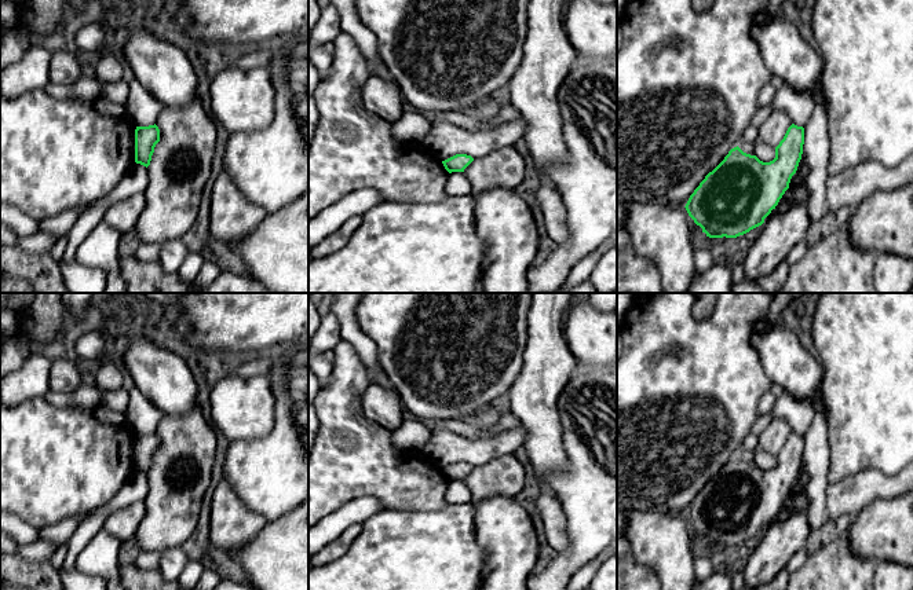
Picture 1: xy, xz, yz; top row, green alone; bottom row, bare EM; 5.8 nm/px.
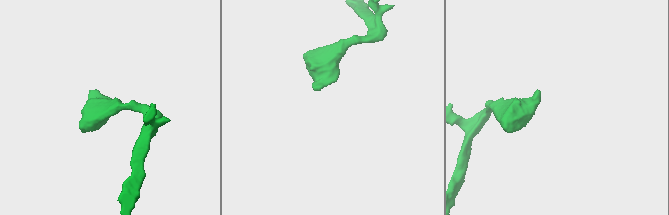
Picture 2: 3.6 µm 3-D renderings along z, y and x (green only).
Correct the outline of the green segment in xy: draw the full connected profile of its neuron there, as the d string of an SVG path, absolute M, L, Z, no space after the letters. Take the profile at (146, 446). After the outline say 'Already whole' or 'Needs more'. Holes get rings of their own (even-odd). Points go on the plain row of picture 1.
M136 435L135 437L135 470L149 474L156 452L160 450L158 435Z. Already whole

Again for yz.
M792 432L770 470L731 457L690 503L689 524L709 546L737 546L762 534L789 496L803 452L804 436Z. Already whole

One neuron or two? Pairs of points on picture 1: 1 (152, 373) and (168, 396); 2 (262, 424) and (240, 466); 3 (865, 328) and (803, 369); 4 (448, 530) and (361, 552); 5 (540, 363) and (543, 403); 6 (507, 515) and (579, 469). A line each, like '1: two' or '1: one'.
1: one
2: two
3: two
4: one
5: one
6: two

